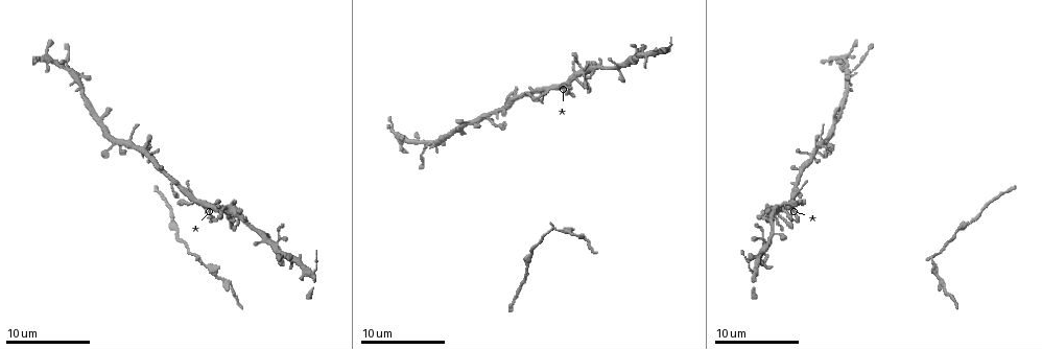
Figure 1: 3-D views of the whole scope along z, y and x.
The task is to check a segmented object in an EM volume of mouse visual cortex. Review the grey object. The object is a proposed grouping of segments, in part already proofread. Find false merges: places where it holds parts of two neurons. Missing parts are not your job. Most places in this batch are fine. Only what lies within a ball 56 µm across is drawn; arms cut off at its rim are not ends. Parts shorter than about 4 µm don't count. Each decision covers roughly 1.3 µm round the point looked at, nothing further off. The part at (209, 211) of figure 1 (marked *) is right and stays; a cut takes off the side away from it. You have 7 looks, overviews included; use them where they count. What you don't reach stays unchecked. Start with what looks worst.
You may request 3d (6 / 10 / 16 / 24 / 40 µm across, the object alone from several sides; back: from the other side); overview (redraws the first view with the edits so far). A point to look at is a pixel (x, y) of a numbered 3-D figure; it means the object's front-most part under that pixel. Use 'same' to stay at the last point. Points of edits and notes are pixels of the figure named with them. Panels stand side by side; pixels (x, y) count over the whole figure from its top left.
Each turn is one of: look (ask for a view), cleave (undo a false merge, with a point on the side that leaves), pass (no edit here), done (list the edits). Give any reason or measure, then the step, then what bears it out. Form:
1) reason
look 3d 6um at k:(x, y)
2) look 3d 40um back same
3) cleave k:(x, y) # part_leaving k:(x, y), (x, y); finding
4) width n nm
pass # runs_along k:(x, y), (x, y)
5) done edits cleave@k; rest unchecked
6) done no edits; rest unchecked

thin arm on a thick one
look 3d 16um at 1:(72, 73)

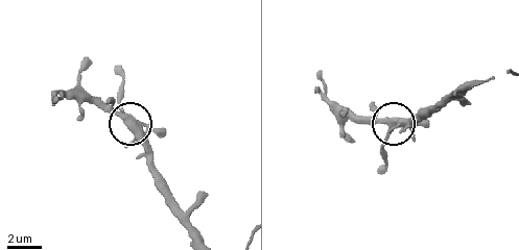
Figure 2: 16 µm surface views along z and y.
width 320 nm
pass # runs_along 2:(202, 234), (156, 167), (152, 150), (130, 125), (117, 97); continuous, no second neuron

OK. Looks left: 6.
look 3d 16um at 1:(200, 257)

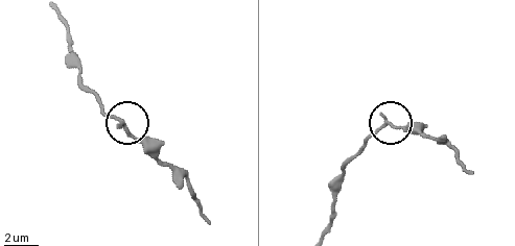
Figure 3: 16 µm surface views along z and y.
pass # all the same neuron

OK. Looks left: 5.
small branch off a trunk
look 3d 6um at 1:(599, 66)

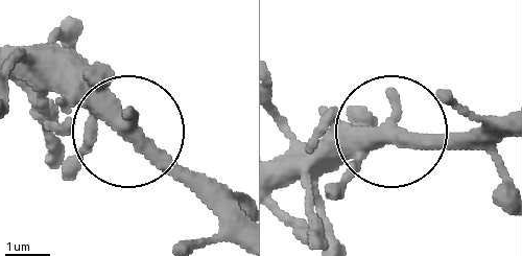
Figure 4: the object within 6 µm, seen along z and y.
width 360 nm
pass # one neuron here

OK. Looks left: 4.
looks like a crossing
look 3d 16um at 1:(820, 147)

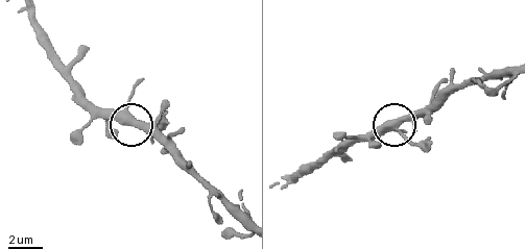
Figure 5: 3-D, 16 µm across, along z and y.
width 380 nm
pass # runs_along 5:(508, 69), (450, 86), (429, 106), (400, 122), (423, 151); one neuron here

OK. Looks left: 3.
done no edits; rest unchecked

